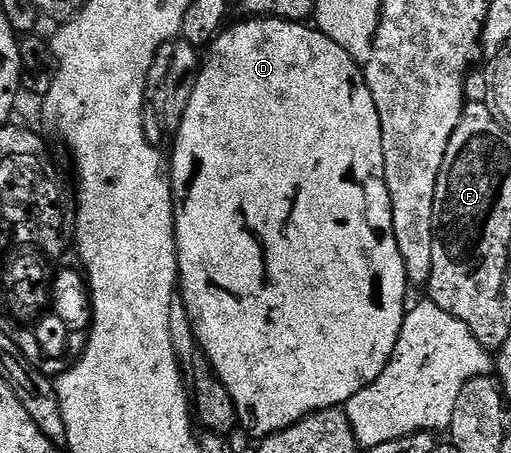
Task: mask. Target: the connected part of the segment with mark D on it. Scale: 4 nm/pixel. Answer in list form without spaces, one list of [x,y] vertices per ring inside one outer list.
[[[247,17],[244,23],[232,22],[224,26],[219,36],[209,48],[209,54],[205,62],[199,68],[199,74],[195,77],[195,88],[191,90],[189,105],[185,109],[185,117],[179,126],[179,132],[174,135],[175,152],[169,155],[169,182],[171,184],[171,201],[175,209],[175,256],[179,259],[177,291],[184,301],[185,309],[191,319],[192,333],[195,335],[196,344],[203,350],[205,357],[211,363],[211,370],[219,378],[221,385],[229,393],[229,397],[235,406],[235,418],[247,426],[251,435],[266,437],[284,431],[286,427],[292,427],[297,421],[304,419],[306,415],[312,415],[314,411],[324,411],[330,407],[342,408],[361,389],[365,389],[385,369],[385,365],[391,360],[393,349],[397,345],[397,337],[401,333],[401,325],[405,314],[403,302],[407,299],[407,287],[409,280],[405,273],[405,261],[401,261],[401,249],[397,249],[397,237],[393,233],[393,205],[389,197],[389,189],[385,181],[385,153],[381,145],[381,117],[377,117],[377,105],[373,105],[373,93],[369,93],[369,85],[363,76],[363,67],[337,41],[333,41],[314,25],[308,25],[303,21],[294,19],[276,19],[274,17]]]

